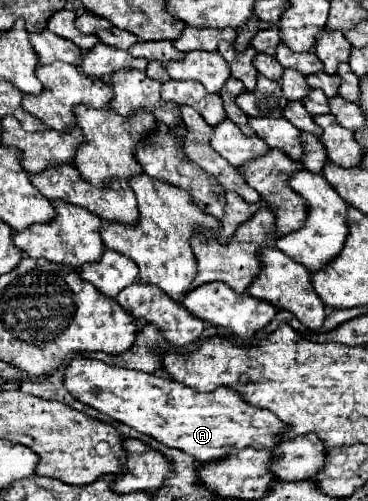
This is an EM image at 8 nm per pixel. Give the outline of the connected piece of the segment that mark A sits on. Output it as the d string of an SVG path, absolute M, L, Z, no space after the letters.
M76 356L64 370L66 390L82 404L146 434L168 448L178 448L198 462L212 462L246 446L274 450L284 424L270 410L250 406L232 388L198 392L166 376L126 370Z

